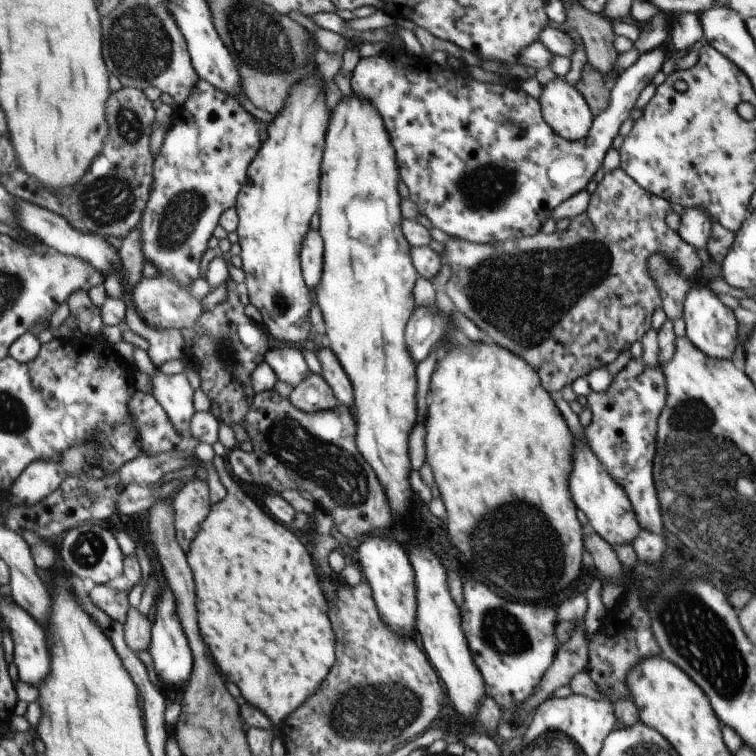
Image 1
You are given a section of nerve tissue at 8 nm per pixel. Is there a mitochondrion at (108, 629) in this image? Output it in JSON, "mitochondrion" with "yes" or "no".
{"mitochondrion":"no"}

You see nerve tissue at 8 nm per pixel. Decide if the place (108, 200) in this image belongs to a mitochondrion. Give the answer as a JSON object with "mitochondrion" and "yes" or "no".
{"mitochondrion":"yes"}

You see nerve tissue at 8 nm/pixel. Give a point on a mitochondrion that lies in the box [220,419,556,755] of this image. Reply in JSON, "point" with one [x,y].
{"point":[386,710]}

